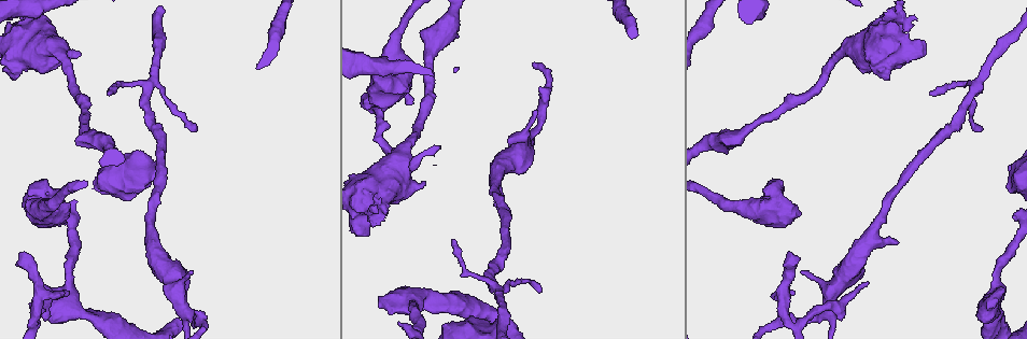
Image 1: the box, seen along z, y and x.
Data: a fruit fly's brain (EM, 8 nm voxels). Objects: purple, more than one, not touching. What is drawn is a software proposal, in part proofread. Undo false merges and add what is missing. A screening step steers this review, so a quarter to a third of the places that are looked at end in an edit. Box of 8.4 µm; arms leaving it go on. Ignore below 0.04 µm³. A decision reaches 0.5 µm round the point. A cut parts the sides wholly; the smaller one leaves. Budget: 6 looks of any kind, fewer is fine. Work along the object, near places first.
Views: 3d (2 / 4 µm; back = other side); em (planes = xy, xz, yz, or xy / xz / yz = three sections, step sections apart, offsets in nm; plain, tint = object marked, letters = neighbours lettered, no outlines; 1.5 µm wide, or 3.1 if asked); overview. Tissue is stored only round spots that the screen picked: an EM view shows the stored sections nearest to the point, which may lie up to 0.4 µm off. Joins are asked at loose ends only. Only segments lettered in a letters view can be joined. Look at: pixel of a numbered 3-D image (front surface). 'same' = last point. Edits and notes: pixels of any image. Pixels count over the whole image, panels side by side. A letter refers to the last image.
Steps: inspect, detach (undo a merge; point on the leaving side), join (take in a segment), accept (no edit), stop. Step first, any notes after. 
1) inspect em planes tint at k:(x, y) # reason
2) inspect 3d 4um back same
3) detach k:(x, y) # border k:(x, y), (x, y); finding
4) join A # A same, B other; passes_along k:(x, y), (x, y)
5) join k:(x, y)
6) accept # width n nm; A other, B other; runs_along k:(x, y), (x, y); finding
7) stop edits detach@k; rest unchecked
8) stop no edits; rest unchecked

inspect em planes plain at 1:(864, 283) # long arm stops here

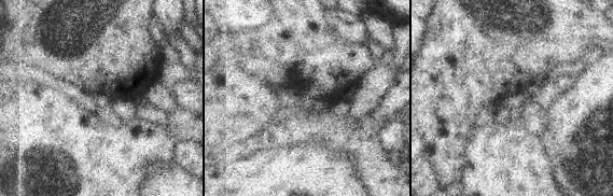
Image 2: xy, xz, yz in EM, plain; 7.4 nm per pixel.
inspect em planes letters same # what lies round it

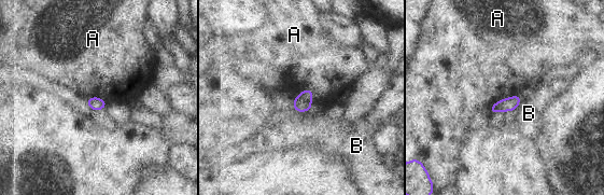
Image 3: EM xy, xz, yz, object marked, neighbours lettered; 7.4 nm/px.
accept # width 100 nm; A other, B other; border 3:(304, 88), (313, 92), (312, 108); no lettered segment goes on from it

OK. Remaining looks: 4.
inspect em yz step 4 letters at 1:(22, 254) # an open end

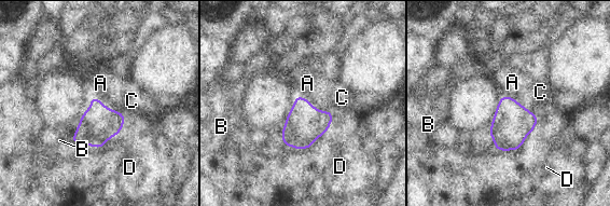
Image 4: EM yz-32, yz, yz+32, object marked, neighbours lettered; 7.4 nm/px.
inspect em planes letters same # cut it another way

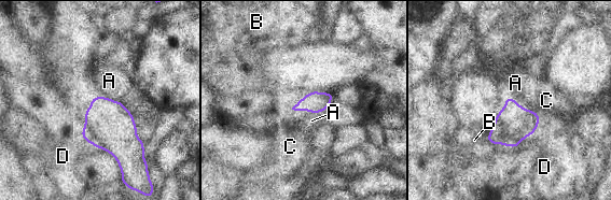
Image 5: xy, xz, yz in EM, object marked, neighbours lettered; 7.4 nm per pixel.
accept # A other, B other, C other, D other; border 5:(92, 96), (106, 96), (122, 102); none of them fits

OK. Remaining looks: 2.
stop no edits; rest unchecked

